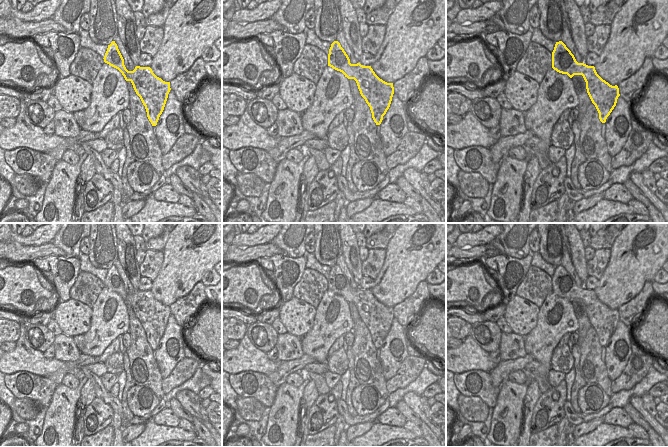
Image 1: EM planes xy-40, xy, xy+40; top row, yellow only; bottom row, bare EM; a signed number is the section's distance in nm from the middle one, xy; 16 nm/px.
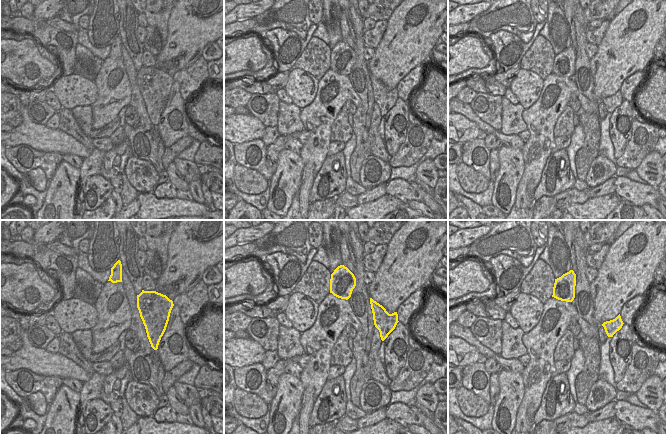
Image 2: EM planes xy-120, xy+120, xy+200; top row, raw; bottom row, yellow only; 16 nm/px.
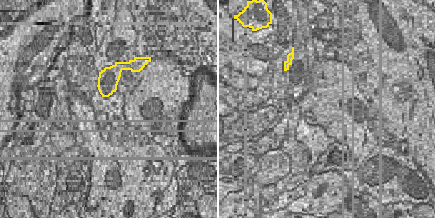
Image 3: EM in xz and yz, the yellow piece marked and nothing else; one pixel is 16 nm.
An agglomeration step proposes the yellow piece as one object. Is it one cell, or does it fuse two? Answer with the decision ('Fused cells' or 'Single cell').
Single cell.

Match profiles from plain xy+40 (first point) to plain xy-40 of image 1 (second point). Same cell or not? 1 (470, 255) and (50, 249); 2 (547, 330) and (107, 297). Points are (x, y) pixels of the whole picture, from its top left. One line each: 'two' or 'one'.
1: one
2: one

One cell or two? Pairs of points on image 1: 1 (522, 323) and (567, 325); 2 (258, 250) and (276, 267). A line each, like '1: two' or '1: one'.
1: two
2: two

